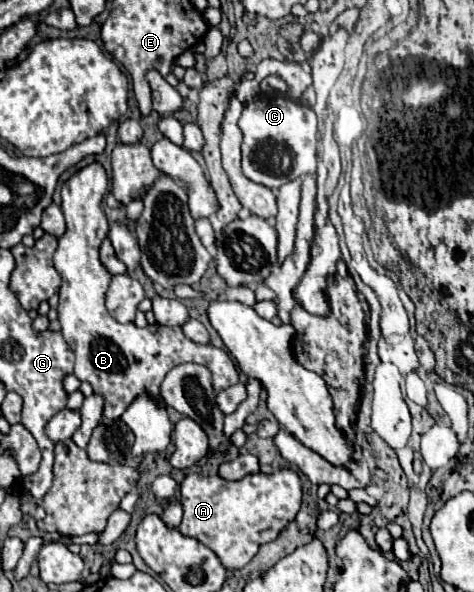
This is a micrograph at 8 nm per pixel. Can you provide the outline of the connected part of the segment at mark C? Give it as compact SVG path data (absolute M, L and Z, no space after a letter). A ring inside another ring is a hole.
M263 95L243 107L243 113L239 117L239 127L243 131L241 165L247 179L259 185L265 185L269 189L279 189L287 181L315 173L319 133L317 133L317 115L309 105L303 105L301 101L293 101L285 95ZM265 141L285 145L285 155L289 155L289 161L291 161L289 169L281 167L281 173L275 173L275 169L265 169L255 161L255 149L259 143L265 143Z

